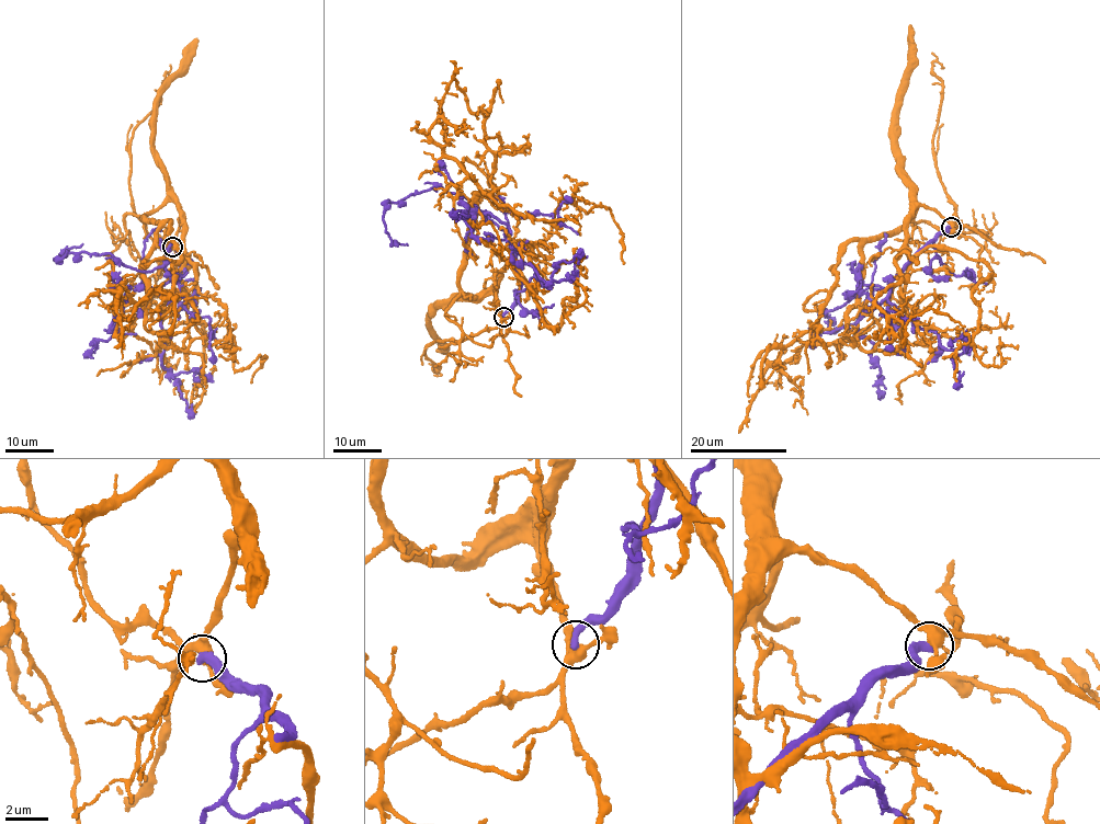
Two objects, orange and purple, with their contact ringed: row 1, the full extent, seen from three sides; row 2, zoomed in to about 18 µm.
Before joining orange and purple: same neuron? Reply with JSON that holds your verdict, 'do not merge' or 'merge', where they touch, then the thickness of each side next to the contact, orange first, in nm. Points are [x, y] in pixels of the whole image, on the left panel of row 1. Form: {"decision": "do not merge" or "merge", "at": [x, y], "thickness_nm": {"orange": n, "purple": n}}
{"decision": "do not merge", "at": [172, 247], "thickness_nm": {"orange": 360, "purple": 400}}

